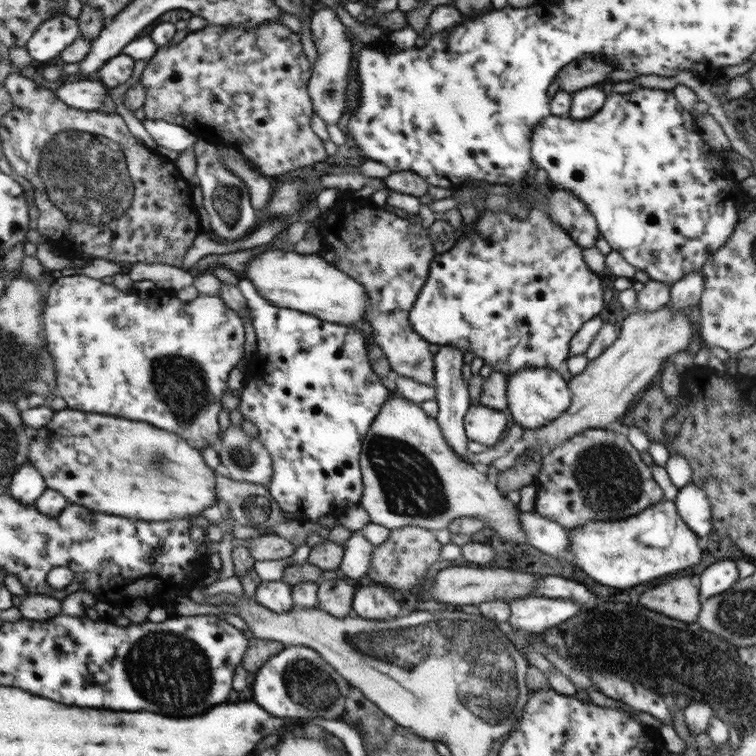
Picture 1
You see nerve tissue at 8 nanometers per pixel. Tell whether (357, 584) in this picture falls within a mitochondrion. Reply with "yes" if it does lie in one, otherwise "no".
no

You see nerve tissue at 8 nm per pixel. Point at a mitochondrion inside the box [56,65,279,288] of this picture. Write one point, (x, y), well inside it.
(225, 198)

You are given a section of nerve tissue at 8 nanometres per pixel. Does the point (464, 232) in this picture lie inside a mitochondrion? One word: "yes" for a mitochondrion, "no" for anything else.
no

